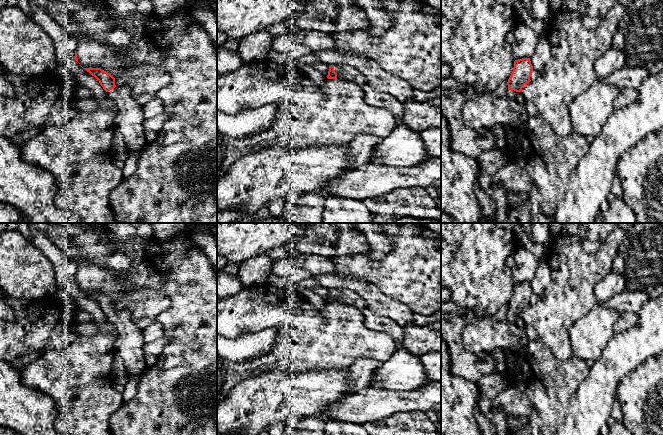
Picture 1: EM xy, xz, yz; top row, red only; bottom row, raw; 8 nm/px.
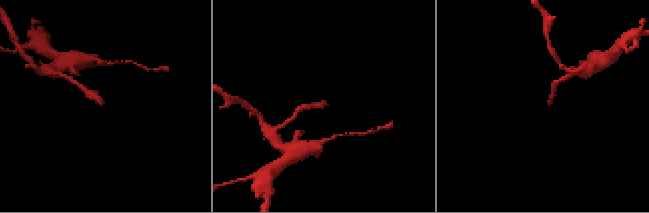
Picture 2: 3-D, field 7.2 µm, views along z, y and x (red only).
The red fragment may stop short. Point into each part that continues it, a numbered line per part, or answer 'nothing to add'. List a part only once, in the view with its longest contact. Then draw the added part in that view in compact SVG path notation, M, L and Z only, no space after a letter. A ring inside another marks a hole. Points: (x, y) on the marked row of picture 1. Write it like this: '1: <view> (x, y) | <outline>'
1: xz (346, 73) | M350 65L334 66L334 70L337 73L337 80L356 84L360 88L363 88L367 84L366 77L358 69Z

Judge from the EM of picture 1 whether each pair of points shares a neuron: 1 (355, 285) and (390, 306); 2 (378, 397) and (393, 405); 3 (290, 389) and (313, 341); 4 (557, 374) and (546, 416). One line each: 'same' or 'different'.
1: same
2: same
3: different
4: same

